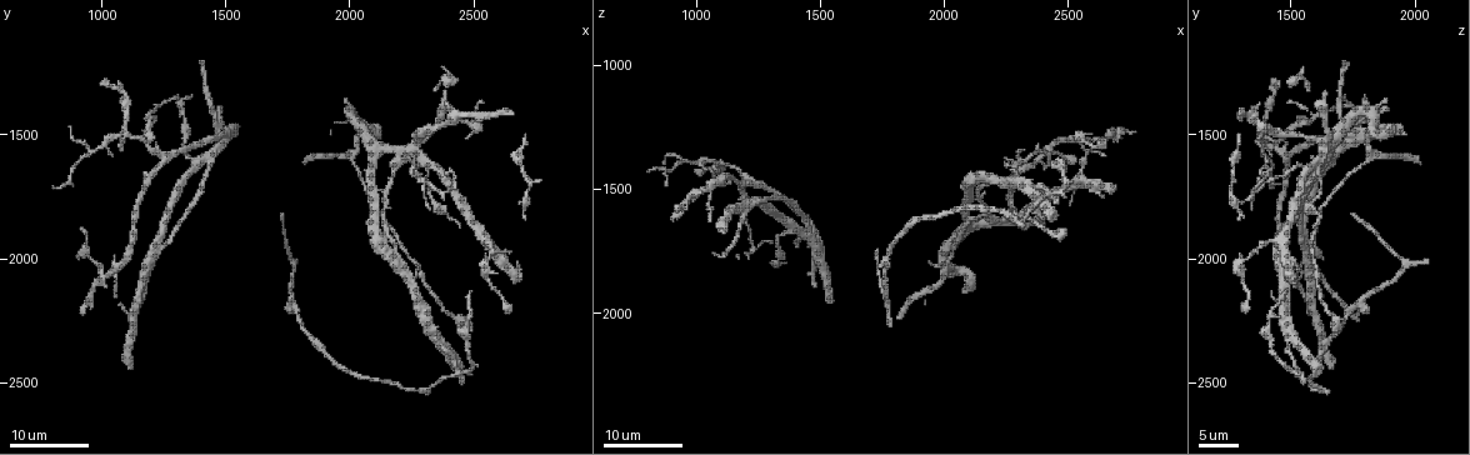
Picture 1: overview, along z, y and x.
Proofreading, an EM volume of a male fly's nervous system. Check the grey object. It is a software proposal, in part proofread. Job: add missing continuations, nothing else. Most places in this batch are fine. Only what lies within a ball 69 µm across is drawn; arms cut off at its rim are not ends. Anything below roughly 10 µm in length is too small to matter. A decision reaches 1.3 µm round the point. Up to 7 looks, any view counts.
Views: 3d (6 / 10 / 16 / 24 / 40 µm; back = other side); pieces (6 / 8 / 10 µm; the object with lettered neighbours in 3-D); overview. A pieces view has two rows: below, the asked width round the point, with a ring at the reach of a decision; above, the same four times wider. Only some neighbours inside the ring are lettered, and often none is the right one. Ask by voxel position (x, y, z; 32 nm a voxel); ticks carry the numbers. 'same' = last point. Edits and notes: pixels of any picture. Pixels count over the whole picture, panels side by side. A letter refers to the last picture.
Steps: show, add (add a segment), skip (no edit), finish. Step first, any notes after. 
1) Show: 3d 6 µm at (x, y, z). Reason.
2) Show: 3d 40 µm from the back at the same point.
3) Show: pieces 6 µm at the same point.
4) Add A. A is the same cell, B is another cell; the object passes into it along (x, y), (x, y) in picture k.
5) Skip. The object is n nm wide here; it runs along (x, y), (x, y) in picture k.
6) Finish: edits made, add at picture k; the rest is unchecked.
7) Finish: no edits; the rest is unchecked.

Show: 3d 24 µm at (2480, 2140, 1470). Free end.

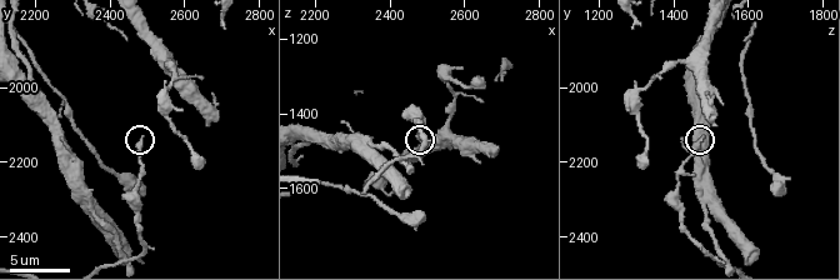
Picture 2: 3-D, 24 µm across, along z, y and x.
Show: pieces 10 µm at (2490, 2140, 1480).

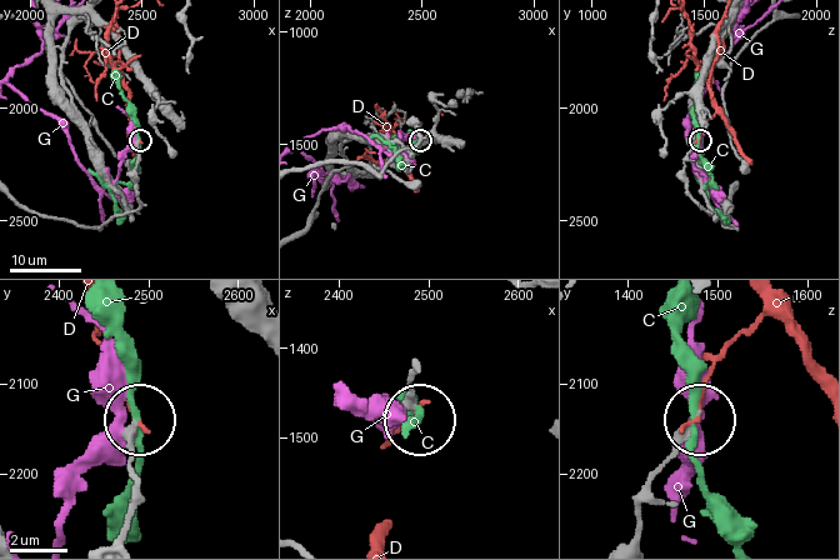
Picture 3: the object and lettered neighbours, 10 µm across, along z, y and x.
Skip. The object is 190 nm wide here; C, D and G are other cells; it runs along (120, 534), (134, 491), (134, 421) in picture 3; none of them fits.

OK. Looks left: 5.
Show: pieces 10 µm at (2440, 1860, 1590). Thin end.

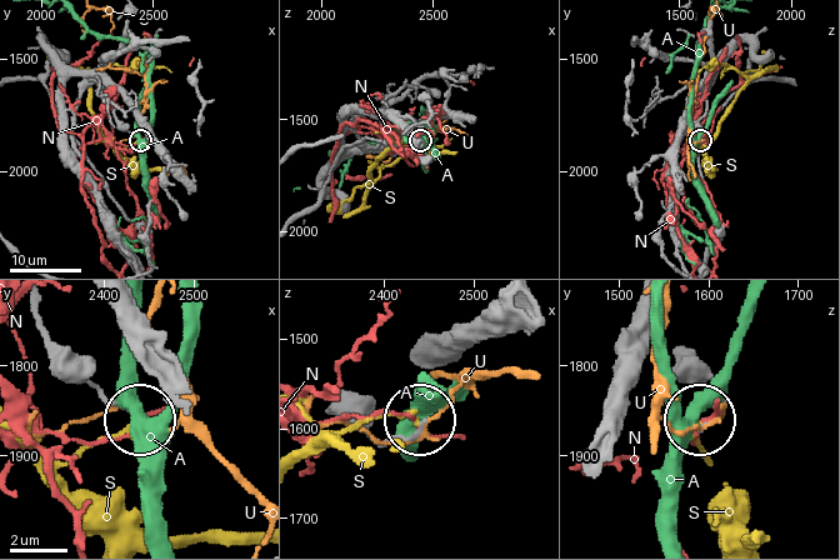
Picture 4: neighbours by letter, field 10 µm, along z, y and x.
Skip. A, N, S and U are other cells; none of them fits.

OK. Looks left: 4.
Show: 3d 24 µm at (2480, 1510, 1370). Tapers out.

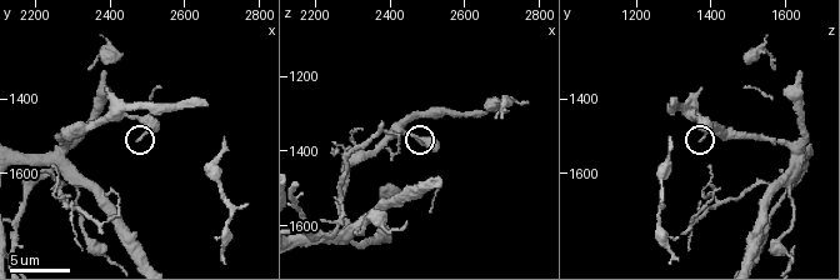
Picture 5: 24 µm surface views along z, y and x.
Show: pieces 10 µm at (2470, 1500, 1370).

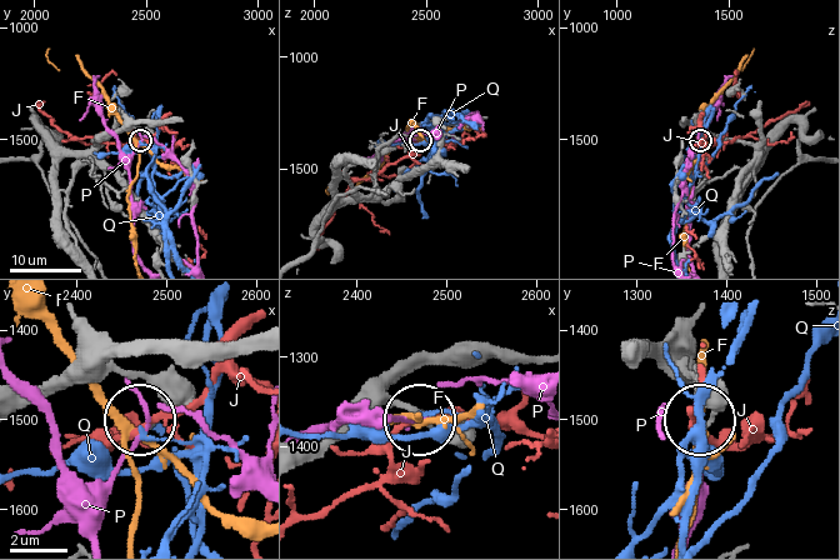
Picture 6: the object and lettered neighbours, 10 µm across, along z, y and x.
Skip. The object is 100 nm wide here; F, J, P and Q are other cells; it runs along (23, 403), (124, 369), (159, 398), (159, 413), (148, 424) in picture 6; no lettered segment goes on from it.

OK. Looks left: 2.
Finish: no edits; the rest is unchecked.

